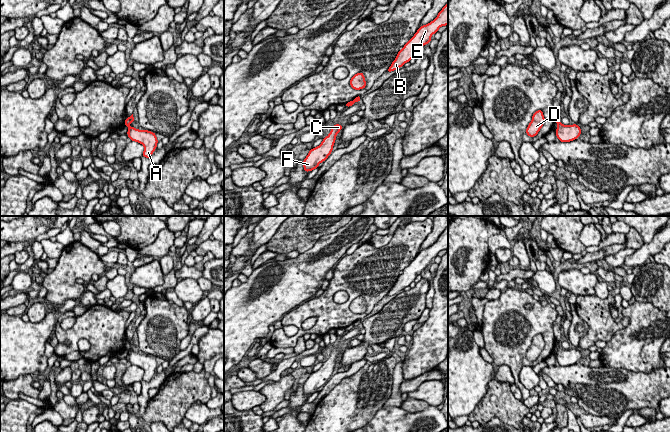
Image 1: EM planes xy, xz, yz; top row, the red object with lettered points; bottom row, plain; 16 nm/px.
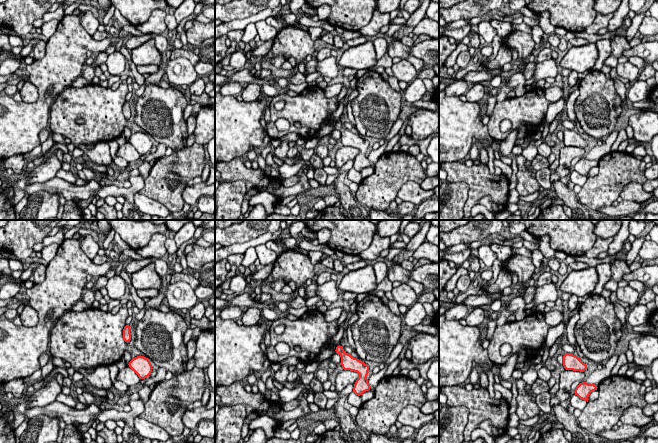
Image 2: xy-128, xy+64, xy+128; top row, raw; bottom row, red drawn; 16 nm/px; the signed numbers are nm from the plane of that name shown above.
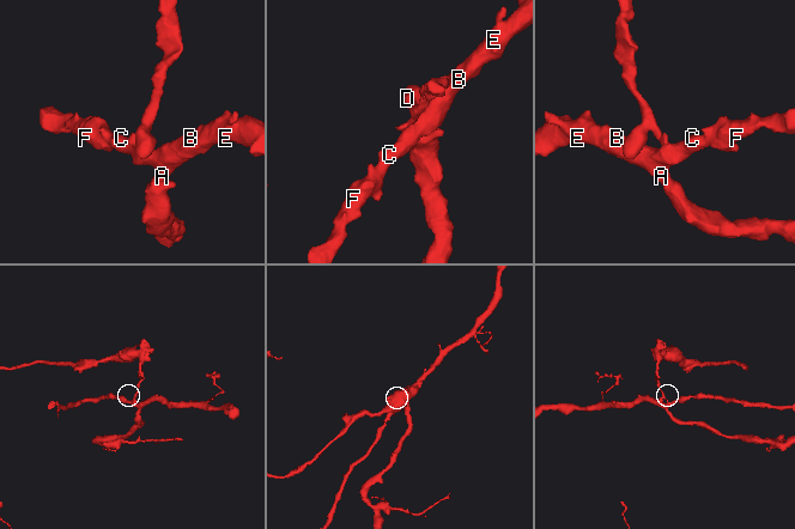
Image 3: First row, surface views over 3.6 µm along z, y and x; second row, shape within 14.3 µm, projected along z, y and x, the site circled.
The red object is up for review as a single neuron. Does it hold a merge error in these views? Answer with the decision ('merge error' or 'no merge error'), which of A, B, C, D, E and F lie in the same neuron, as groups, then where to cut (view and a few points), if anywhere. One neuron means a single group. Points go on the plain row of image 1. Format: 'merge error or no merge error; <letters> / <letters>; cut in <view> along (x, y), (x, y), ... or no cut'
merge error; A B C E F / D; cut in xy along (128, 341), (130, 345)

